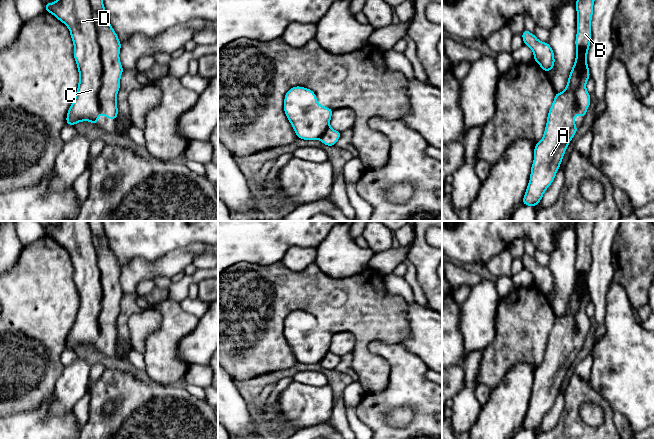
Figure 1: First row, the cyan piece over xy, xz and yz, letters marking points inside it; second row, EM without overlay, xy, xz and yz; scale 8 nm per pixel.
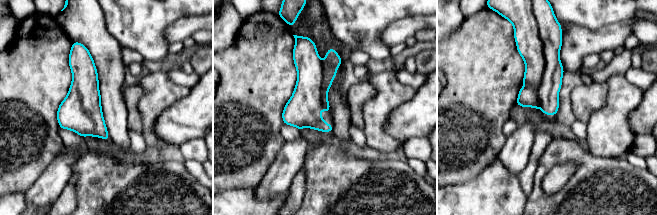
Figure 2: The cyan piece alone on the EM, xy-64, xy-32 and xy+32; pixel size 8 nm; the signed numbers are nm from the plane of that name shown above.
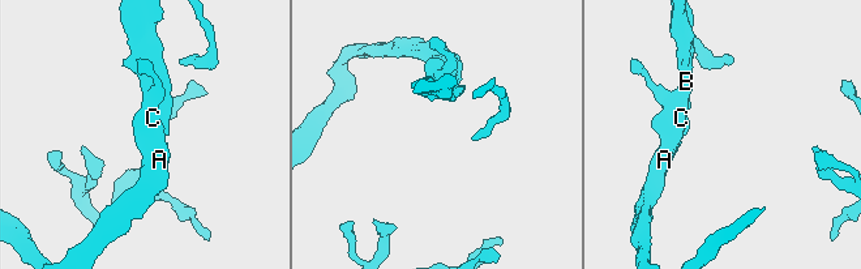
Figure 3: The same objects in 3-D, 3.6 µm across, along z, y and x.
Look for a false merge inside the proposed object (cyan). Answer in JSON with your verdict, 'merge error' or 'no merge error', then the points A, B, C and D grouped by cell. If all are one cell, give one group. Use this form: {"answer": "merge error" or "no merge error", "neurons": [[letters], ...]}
{"answer": "no merge error", "neurons": [["A", "B", "C", "D"]]}

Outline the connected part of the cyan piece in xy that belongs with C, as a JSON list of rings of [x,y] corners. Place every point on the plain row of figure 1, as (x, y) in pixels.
[[[59,221],[54,227],[45,227],[45,235],[69,252],[80,299],[75,323],[67,336],[66,348],[74,350],[81,345],[90,345],[97,349],[100,337],[108,343],[116,343],[116,320],[124,295],[119,283],[121,267],[110,249],[102,221]]]

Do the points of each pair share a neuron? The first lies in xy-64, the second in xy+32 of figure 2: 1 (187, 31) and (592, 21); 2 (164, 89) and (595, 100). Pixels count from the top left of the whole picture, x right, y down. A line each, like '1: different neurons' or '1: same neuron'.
1: different neurons
2: different neurons

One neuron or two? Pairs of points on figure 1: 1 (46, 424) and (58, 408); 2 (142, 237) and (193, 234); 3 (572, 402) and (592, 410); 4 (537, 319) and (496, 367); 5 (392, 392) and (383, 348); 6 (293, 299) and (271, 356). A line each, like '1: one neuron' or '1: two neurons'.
1: two neurons
2: one neuron
3: two neurons
4: one neuron
5: one neuron
6: one neuron

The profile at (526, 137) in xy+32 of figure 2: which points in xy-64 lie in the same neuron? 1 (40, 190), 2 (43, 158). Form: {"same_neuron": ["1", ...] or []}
{"same_neuron": ["1"]}

